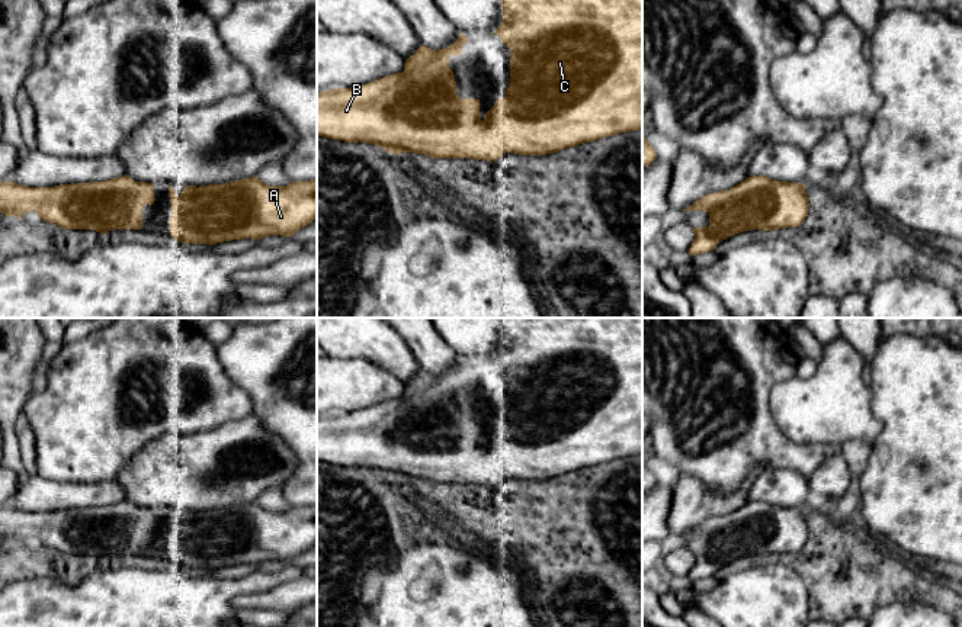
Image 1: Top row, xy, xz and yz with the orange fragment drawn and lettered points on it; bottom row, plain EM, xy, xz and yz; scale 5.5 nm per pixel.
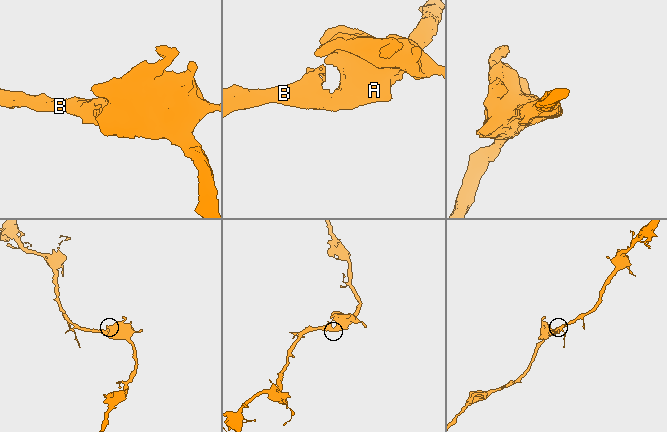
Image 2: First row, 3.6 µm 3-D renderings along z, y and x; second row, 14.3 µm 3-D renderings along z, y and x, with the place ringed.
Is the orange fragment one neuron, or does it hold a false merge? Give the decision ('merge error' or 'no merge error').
no merge error

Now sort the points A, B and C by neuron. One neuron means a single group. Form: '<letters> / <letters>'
A B C

